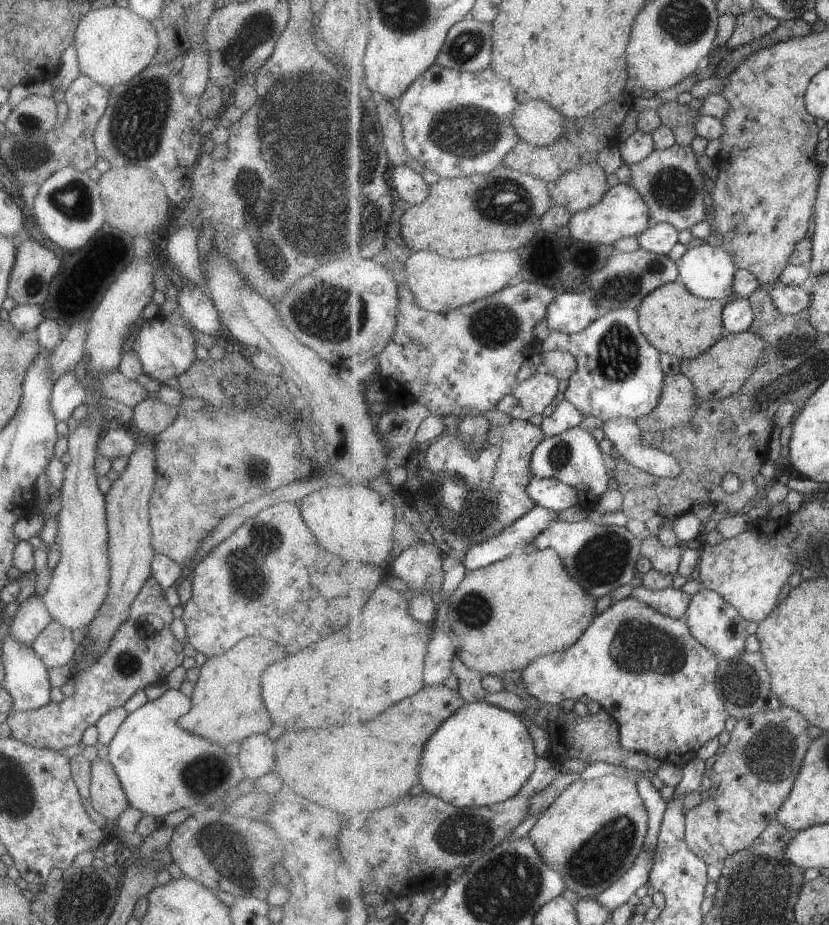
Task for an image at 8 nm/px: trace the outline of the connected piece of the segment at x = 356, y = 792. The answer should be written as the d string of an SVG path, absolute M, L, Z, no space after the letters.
M427 685L419 694L395 704L365 726L285 732L275 740L273 772L283 786L301 796L305 796L303 784L307 778L307 800L333 812L379 810L420 784L419 762L431 734L465 704L458 690Z

